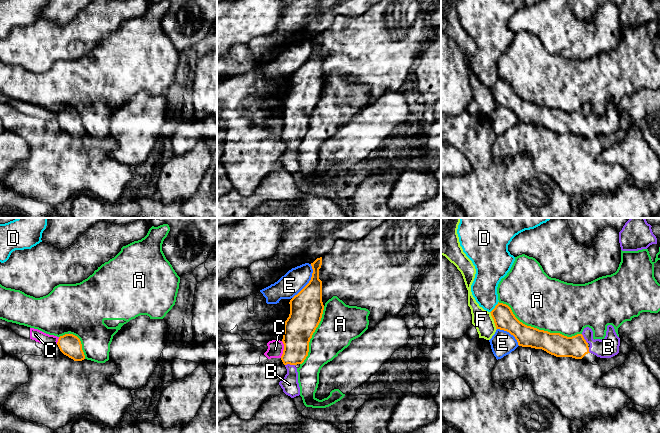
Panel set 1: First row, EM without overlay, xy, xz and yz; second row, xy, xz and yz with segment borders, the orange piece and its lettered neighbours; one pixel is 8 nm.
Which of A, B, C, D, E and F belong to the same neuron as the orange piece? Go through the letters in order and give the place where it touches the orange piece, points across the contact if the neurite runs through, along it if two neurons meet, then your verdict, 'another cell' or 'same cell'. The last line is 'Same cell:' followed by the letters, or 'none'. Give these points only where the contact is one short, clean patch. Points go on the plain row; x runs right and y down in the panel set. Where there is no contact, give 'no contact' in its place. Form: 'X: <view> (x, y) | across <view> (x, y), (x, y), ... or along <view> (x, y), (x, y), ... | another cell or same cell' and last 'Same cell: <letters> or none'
A: yz (538, 105) | another cell
B: xz (289, 139) | across xz (297, 109), (296, 126), (289, 139), (289, 160) | same cell
C: xz (284, 125) | along xz (282, 117), (283, 129), (280, 133) | another cell
D: yz (495, 83) | another cell
E: xz (309, 57) | another cell
F: yz (494, 97) | another cell
Same cell: B

